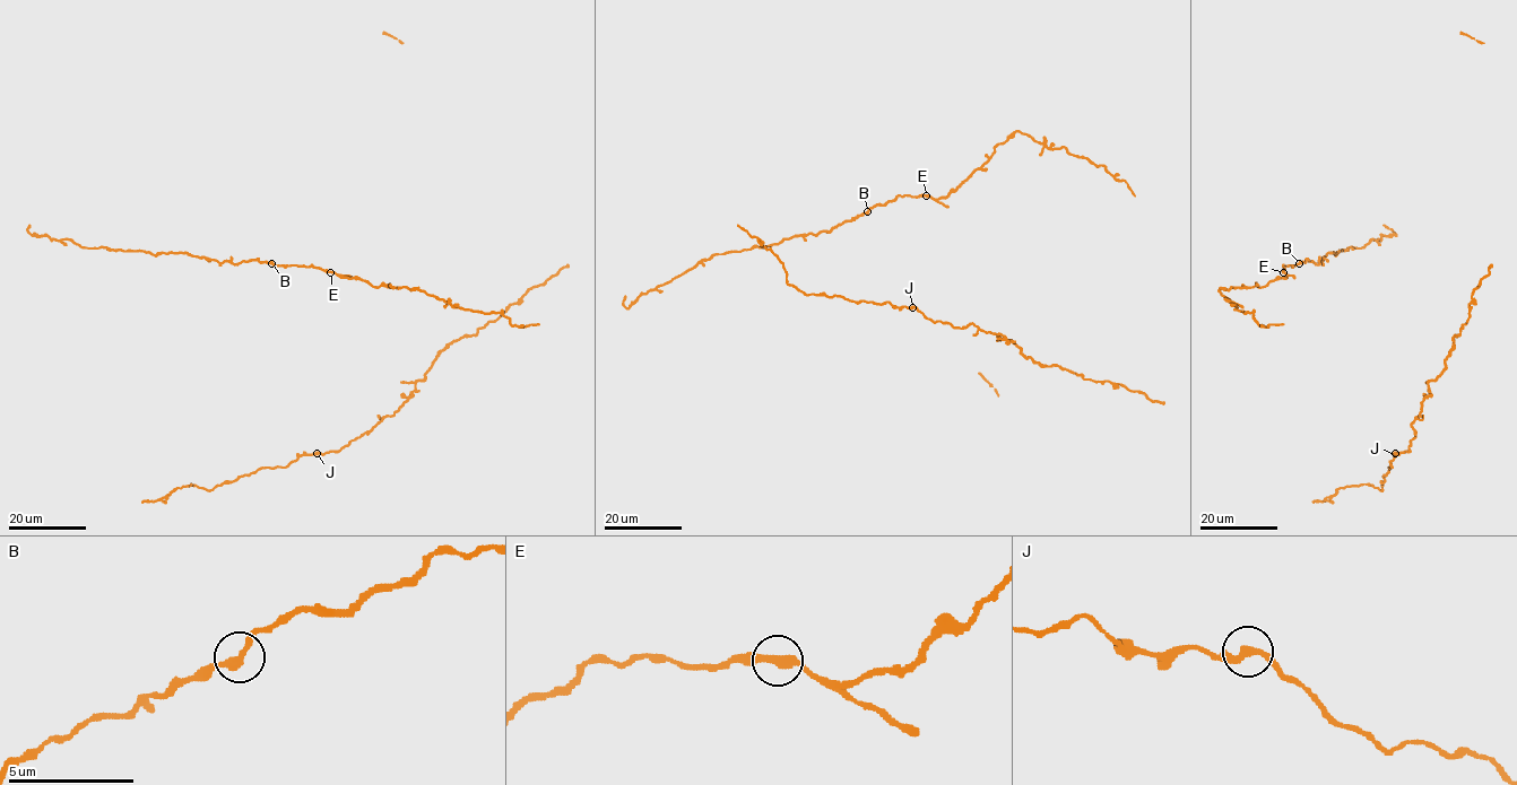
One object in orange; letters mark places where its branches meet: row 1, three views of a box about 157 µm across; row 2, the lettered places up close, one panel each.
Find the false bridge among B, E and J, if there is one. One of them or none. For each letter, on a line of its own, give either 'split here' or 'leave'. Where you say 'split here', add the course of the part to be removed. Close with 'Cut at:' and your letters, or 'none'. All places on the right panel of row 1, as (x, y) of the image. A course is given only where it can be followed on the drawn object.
B: leave
E: leave
J: leave
Cut at: none

